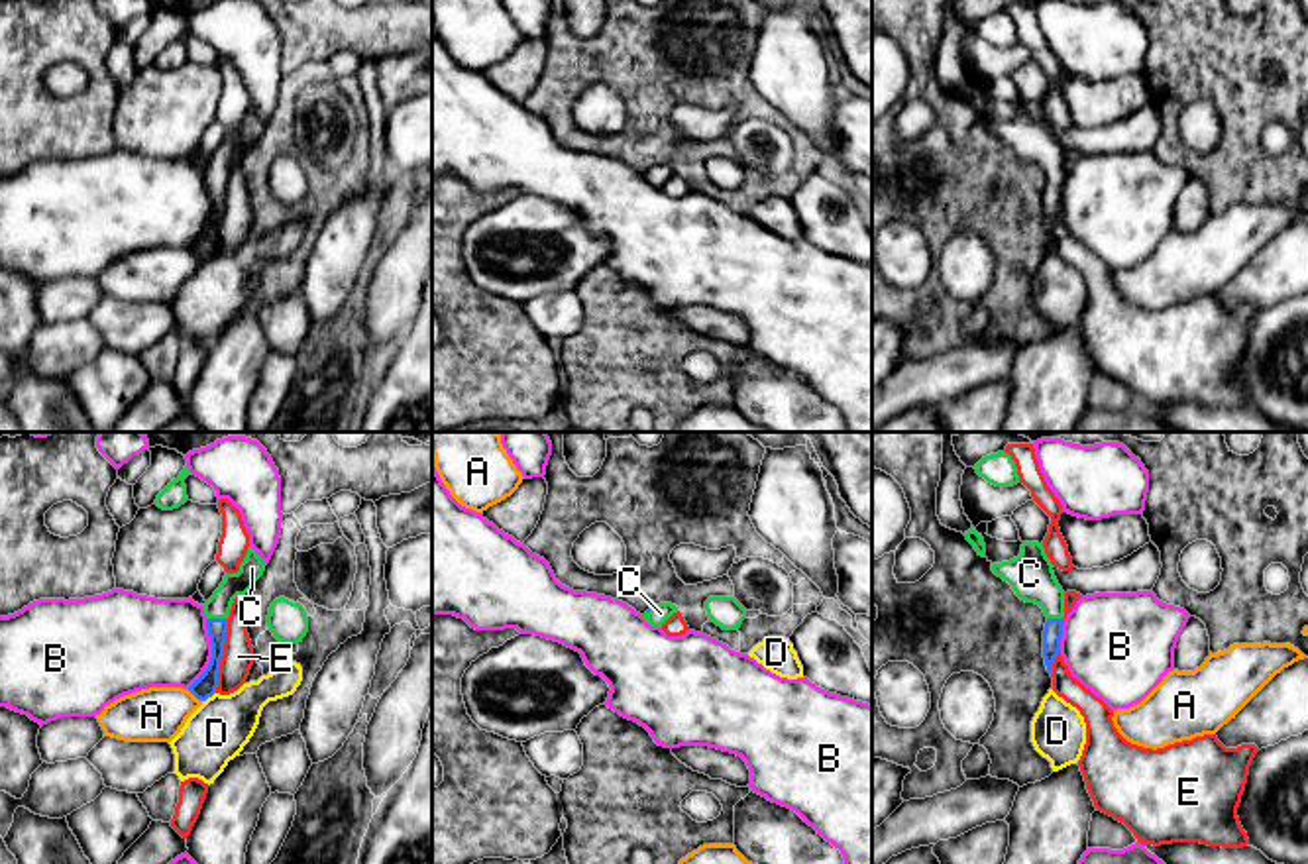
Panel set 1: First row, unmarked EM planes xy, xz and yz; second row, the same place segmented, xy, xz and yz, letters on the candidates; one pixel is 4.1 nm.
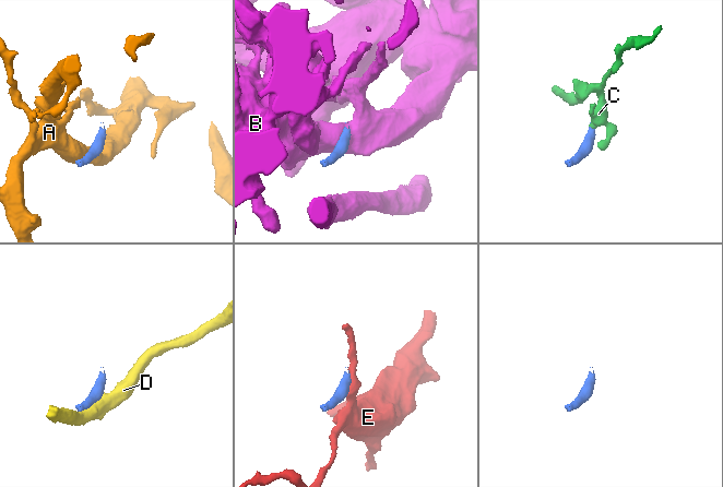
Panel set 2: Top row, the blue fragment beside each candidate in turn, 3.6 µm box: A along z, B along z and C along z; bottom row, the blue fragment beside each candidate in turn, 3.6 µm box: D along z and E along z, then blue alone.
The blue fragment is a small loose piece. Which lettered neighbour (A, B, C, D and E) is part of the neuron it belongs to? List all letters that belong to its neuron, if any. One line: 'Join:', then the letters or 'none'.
Join: C

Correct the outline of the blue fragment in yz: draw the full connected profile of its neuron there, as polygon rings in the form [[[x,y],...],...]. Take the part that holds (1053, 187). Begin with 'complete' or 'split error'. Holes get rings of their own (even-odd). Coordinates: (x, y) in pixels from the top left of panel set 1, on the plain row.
split error; [[[1023,102],[1017,118],[992,124],[992,132],[1008,141],[1021,161],[1035,163],[1043,169],[1047,177],[1043,190],[1043,218],[1051,236],[1053,222],[1061,210],[1064,185],[1064,151],[1059,145],[1053,128],[1055,126],[1039,102]]]

